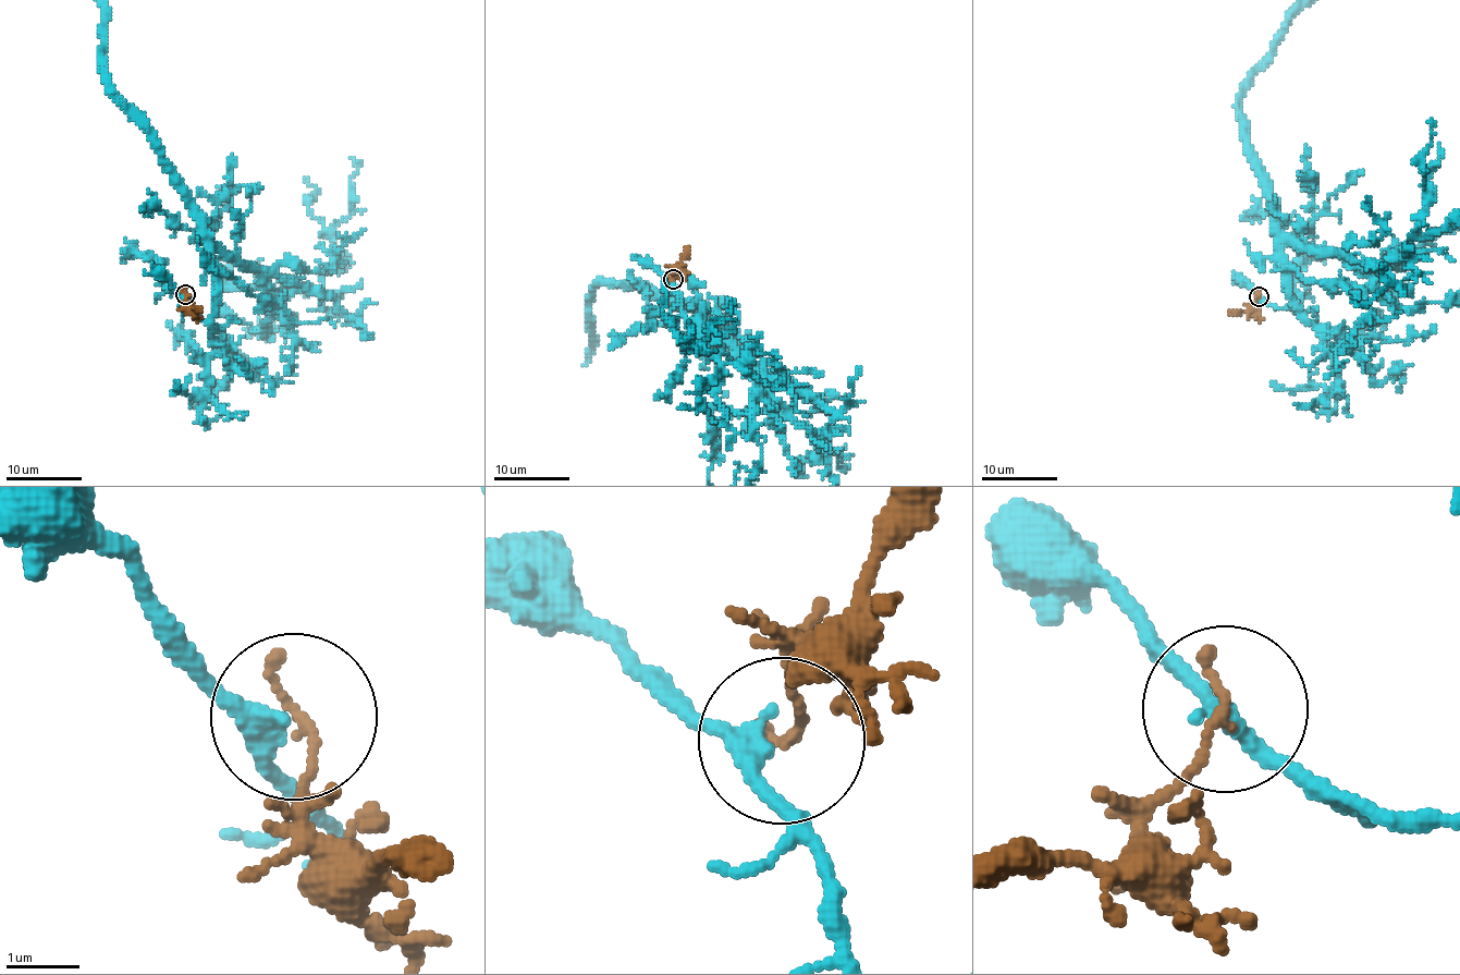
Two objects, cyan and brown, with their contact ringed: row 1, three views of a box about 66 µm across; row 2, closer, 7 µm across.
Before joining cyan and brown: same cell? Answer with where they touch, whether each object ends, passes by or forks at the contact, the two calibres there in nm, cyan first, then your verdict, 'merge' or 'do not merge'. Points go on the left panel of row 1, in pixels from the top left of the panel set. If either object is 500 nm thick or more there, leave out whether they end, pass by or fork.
place (185, 294); cyan passes by; brown ends; calibres 240 and 160 nm; merge

